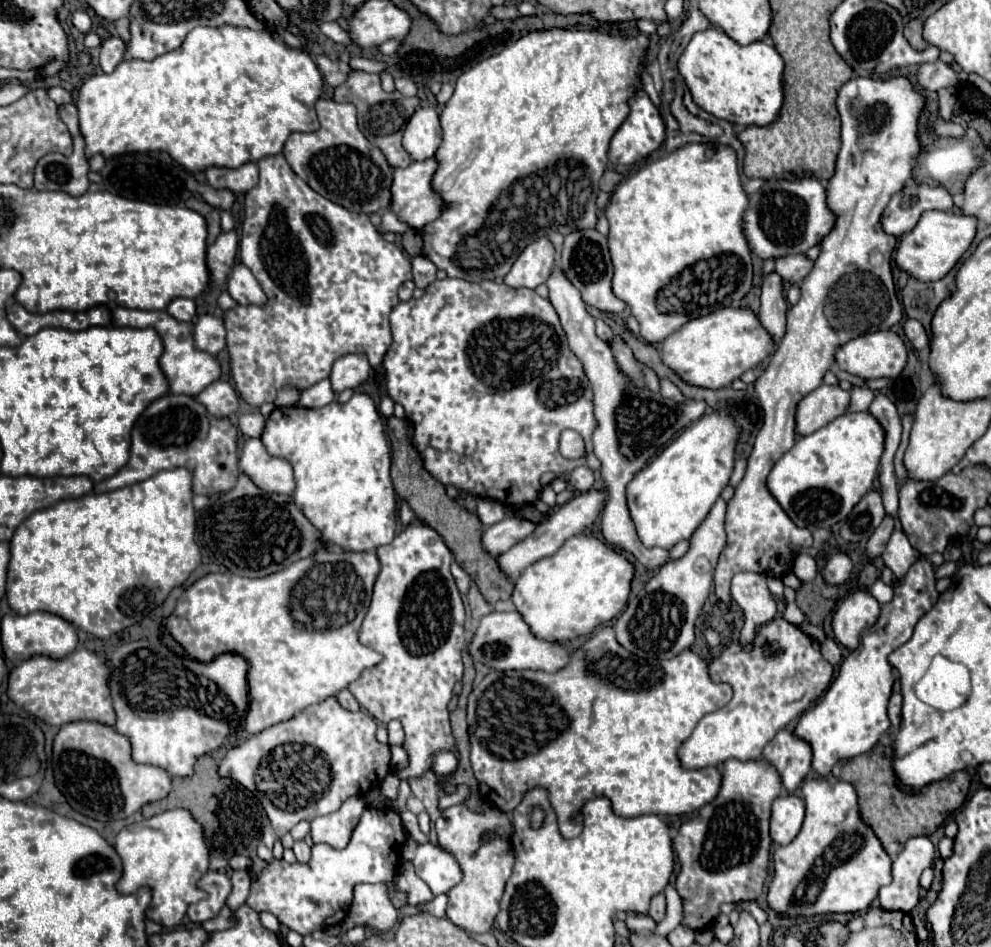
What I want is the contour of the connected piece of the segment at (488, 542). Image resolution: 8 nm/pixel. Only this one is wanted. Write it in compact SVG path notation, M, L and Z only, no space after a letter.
M507 517L501 523L495 523L495 525L487 527L483 531L481 543L483 543L483 549L489 555L497 557L497 555L509 551L515 543L519 543L527 535L531 535L533 529L535 529L535 525L531 521L527 521L527 519Z

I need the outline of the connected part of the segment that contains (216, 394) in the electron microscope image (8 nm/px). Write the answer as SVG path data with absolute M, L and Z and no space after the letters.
M215 381L197 395L197 401L217 419L231 417L239 407L239 395L229 381Z

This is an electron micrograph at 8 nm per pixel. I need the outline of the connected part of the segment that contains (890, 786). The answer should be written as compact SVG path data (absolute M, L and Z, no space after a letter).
M883 743L873 747L869 753L847 759L845 763L839 761L833 767L833 775L855 787L859 797L859 815L863 823L873 829L891 859L897 857L907 839L917 835L931 835L937 827L941 827L947 817L965 803L969 793L969 775L965 771L957 771L943 781L923 787L921 791L905 791L891 767L891 745Z

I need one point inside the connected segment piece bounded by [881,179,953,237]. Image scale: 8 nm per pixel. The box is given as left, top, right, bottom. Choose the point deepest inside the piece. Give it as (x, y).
(901, 215)

